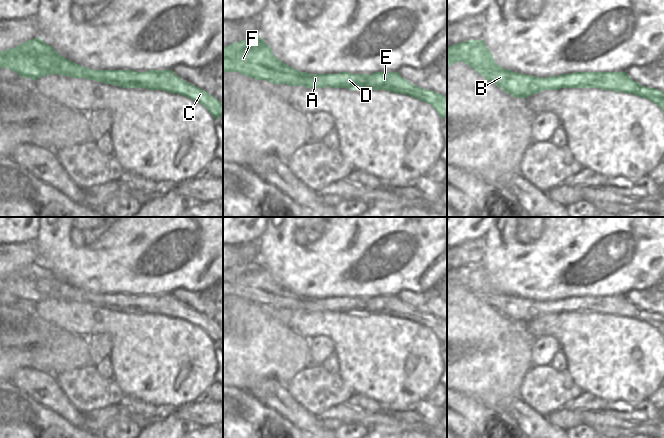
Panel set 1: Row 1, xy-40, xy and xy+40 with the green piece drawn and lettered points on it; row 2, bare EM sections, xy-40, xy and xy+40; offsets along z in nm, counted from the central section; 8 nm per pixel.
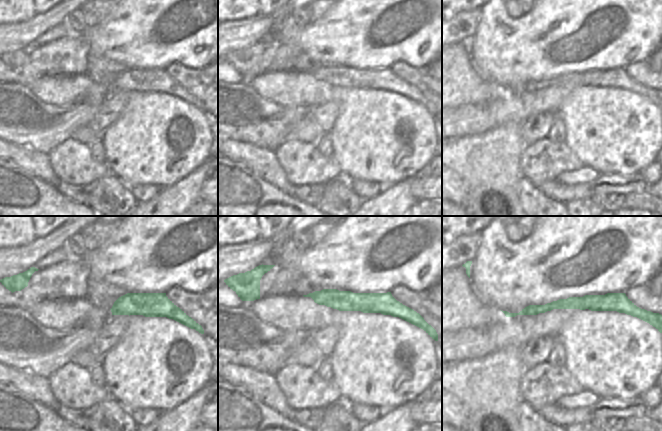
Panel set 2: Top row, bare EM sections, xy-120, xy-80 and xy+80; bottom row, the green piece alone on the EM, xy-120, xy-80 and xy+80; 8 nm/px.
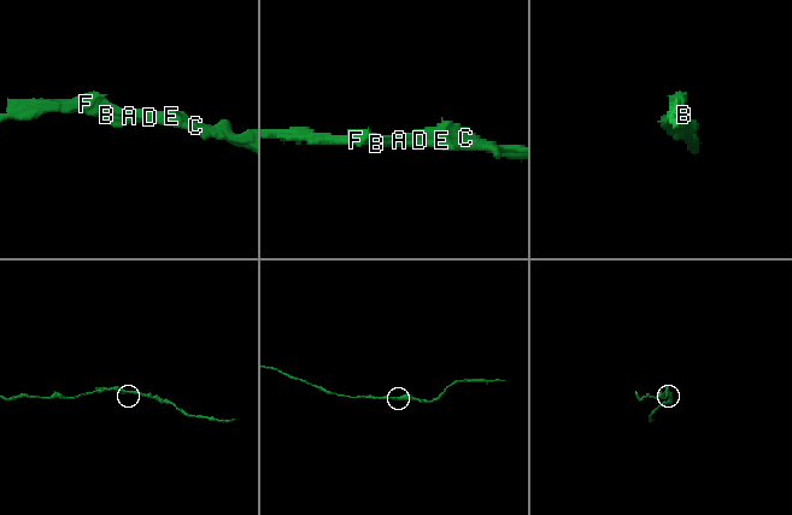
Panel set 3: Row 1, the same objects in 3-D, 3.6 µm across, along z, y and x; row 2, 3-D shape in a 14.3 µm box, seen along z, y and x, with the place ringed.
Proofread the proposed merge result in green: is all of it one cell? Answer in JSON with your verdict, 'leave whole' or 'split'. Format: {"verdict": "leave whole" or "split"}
{"verdict": "leave whole"}

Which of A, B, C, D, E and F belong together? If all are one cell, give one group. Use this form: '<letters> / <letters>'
A B C D E F

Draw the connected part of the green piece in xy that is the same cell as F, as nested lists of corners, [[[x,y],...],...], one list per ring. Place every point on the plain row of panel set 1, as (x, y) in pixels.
[[[256,260],[248,264],[234,266],[223,272],[223,297],[238,296],[256,304],[266,304],[274,308],[288,308],[290,310],[304,310],[306,312],[348,312],[350,314],[386,314],[396,318],[406,318],[430,328],[435,336],[444,342],[447,340],[447,321],[432,314],[420,312],[404,302],[398,296],[374,296],[372,298],[352,298],[340,296],[338,298],[310,298],[300,296],[276,282],[269,270],[262,262]]]

